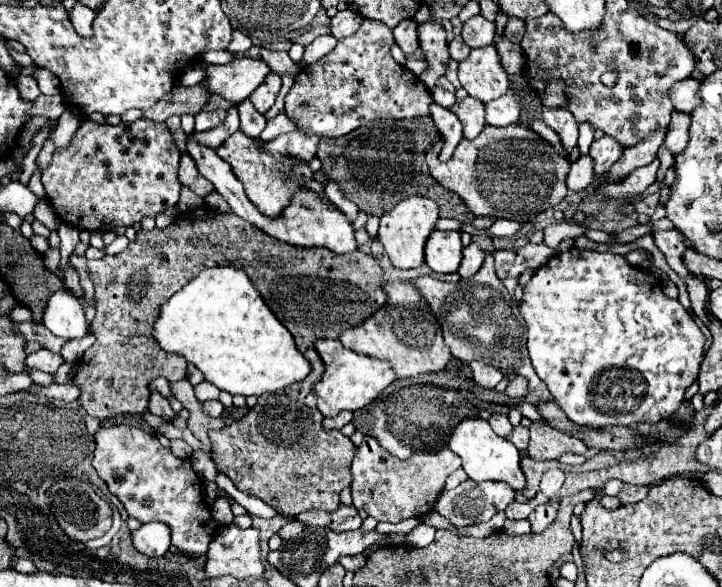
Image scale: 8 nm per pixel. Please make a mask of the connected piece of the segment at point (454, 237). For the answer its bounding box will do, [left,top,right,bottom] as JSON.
[426,231,462,273]

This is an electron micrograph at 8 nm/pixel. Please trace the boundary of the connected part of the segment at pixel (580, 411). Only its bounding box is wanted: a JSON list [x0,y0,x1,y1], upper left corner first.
[520,247,706,427]

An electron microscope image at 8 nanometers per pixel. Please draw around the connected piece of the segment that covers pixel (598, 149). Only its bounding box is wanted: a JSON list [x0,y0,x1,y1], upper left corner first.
[590,135,622,173]

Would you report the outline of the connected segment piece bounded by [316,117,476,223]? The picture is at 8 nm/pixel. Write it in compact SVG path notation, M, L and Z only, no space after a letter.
M428 117L408 121L384 121L354 129L338 139L322 137L316 155L320 157L326 175L338 181L344 195L368 215L380 217L390 211L398 201L410 195L426 195L440 205L442 217L458 219L460 223L472 223L476 215L472 215L468 205L458 195L454 195L454 191L440 187L440 183L434 181L428 171L424 153L438 141L438 129Z

